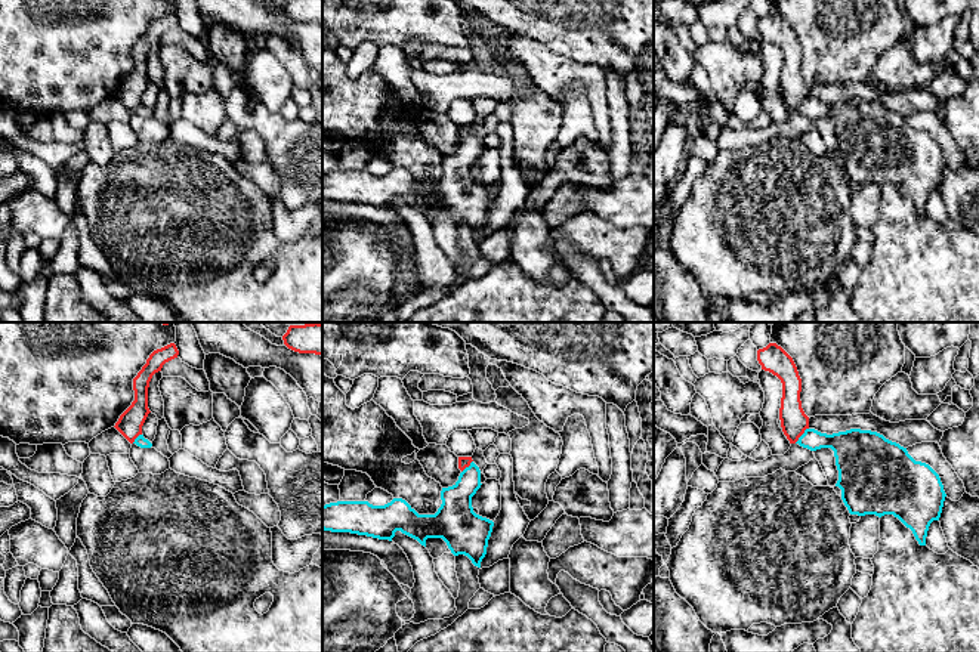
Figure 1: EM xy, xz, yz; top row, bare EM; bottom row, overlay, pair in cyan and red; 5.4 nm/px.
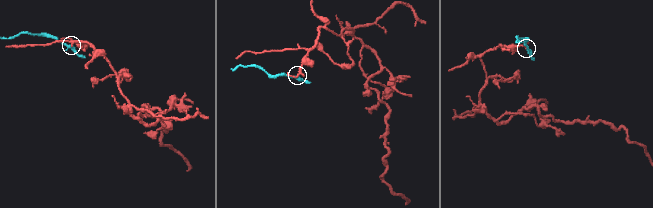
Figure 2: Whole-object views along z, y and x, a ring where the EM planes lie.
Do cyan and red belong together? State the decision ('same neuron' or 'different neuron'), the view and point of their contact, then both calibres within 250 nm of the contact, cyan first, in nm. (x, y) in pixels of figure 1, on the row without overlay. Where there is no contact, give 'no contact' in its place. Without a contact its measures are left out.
different neuron | yz (802, 104) | 160/150 nm

